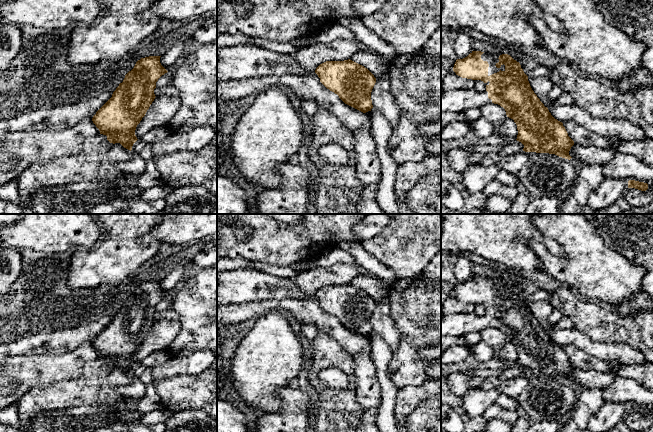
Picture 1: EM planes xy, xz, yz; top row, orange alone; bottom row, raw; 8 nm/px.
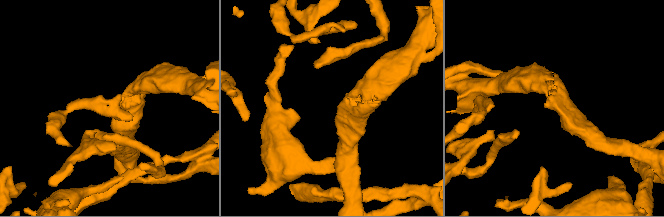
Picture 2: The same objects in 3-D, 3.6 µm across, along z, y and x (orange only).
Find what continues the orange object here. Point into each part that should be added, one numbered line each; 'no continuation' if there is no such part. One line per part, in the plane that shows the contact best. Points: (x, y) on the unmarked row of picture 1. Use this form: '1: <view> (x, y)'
1: yz (491, 284)

